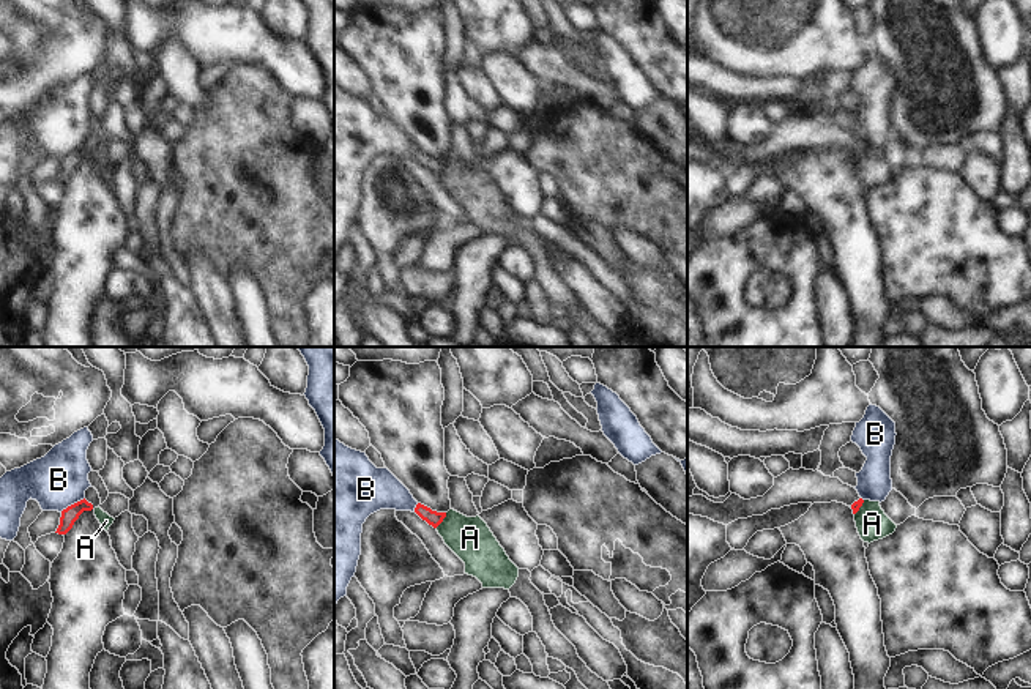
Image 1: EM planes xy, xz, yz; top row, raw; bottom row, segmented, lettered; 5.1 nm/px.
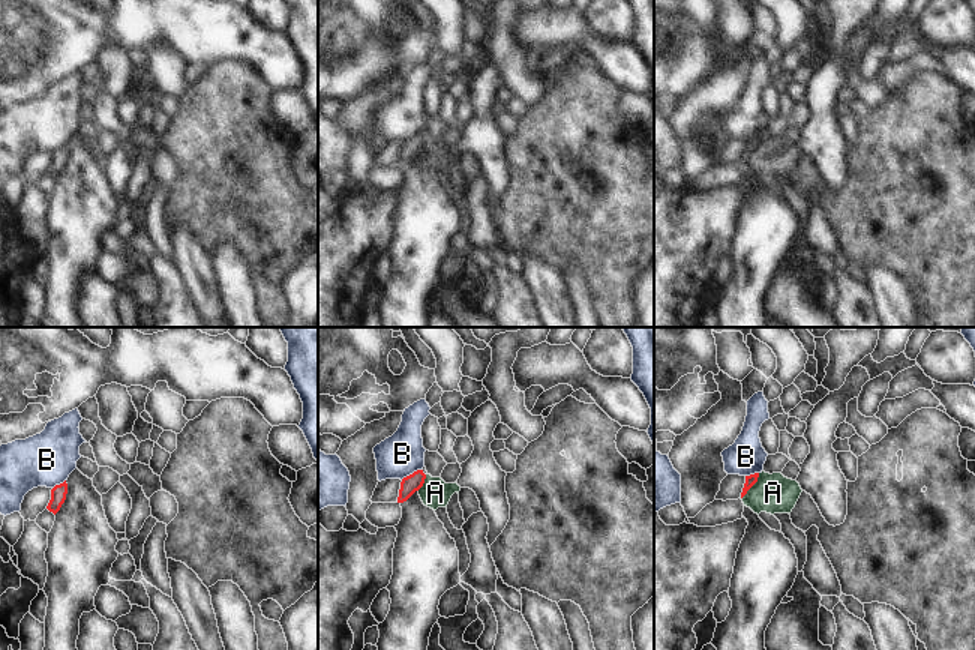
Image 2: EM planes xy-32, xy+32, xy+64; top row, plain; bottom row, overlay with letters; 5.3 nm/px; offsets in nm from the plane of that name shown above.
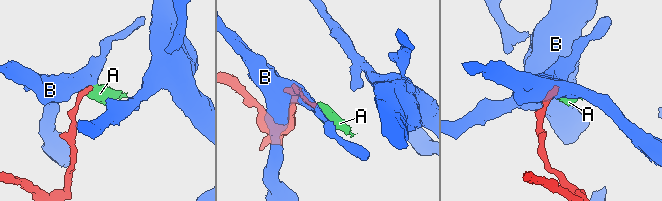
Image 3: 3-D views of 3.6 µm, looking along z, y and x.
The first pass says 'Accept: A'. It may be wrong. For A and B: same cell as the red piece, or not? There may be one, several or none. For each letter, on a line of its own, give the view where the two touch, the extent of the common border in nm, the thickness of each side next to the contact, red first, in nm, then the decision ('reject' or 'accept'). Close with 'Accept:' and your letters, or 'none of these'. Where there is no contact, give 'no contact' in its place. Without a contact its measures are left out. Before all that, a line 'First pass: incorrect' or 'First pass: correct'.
First pass: incorrect
A: contact in xz; length 100 nm; calibres 80 and 220 nm; reject
B: contact in xy; length 150 nm; calibres 80 and 280 nm; reject
Accept: none of these

